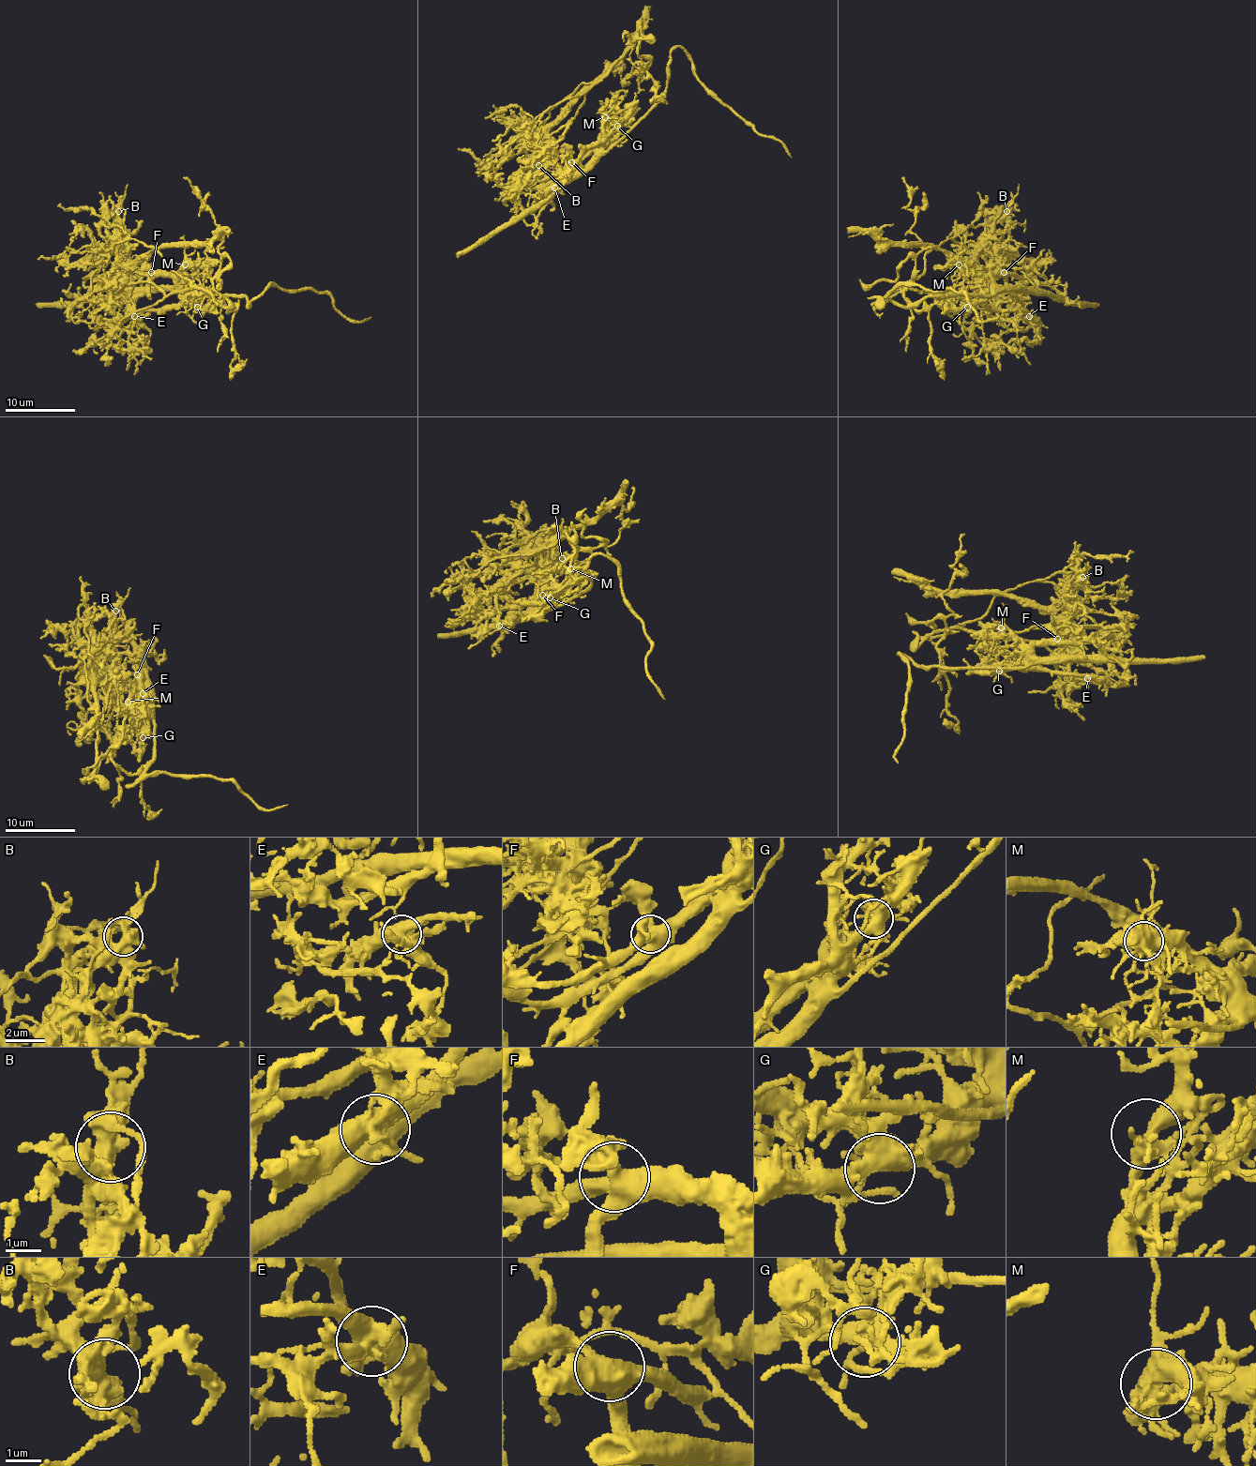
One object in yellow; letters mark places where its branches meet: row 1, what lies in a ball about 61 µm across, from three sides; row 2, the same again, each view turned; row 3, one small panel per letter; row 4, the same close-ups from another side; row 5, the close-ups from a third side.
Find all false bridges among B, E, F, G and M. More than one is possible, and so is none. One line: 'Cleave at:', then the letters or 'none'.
Cleave at: B, E

